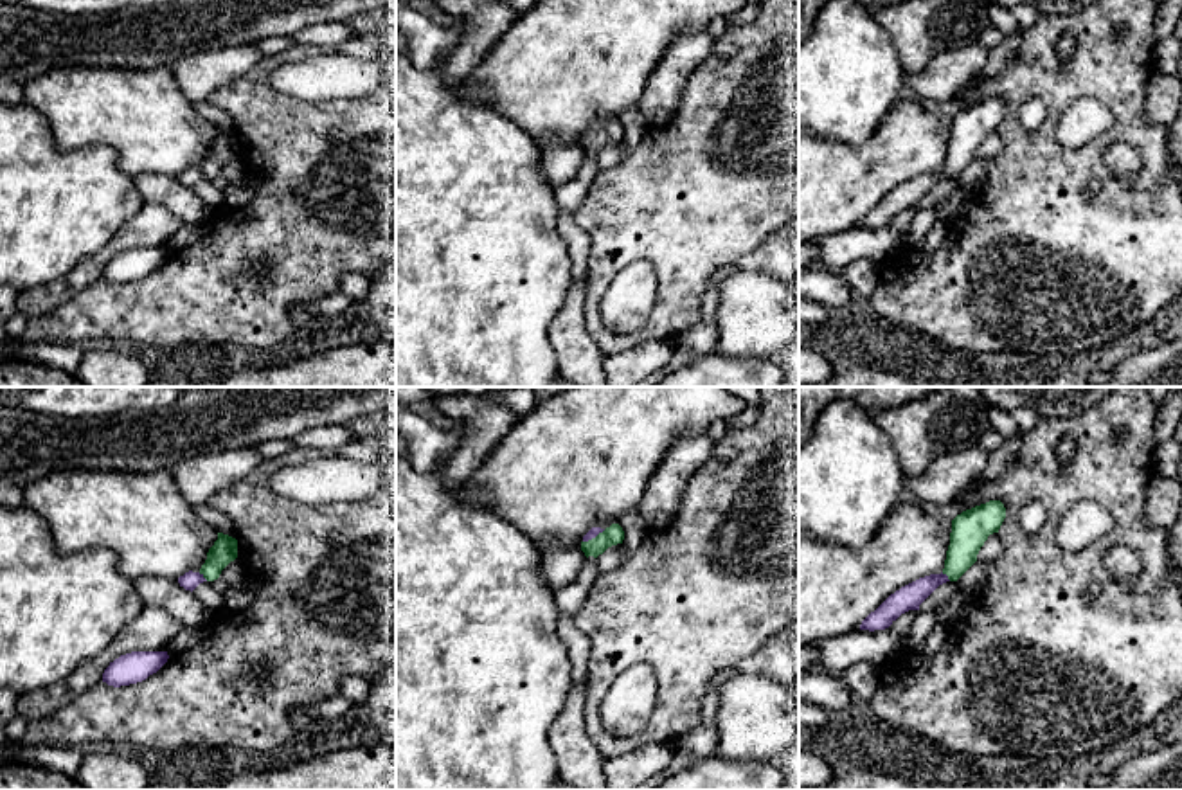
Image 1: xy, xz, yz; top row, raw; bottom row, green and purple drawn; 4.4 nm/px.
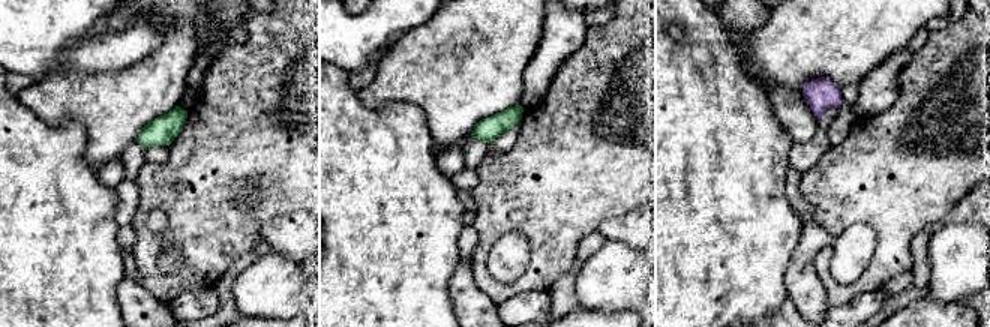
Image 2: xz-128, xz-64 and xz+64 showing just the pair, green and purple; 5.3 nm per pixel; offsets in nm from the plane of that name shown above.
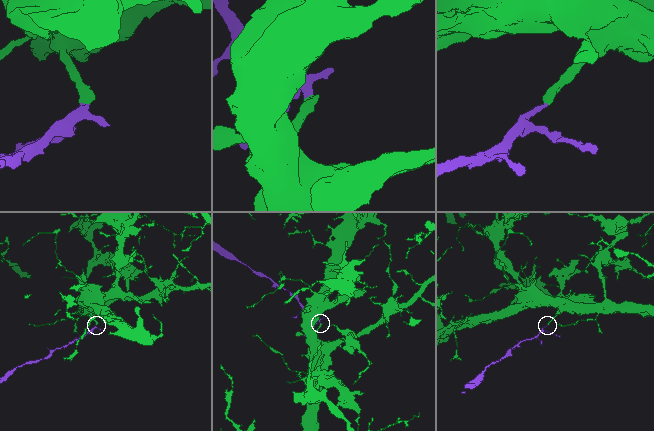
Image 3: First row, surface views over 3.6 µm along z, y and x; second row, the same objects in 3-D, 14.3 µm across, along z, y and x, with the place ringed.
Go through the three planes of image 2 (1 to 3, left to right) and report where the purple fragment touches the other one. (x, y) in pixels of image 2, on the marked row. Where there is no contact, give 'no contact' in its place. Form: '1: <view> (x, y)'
1: no contact
2: no contact
3: no contact

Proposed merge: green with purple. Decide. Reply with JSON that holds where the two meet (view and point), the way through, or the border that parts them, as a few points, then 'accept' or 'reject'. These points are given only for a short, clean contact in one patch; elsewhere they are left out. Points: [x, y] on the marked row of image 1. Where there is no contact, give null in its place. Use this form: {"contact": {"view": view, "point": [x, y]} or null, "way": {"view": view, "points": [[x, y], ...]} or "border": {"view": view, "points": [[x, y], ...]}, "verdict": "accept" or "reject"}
{"contact": {"view": "xy", "point": [204, 576]}, "way": {"view": "xy", "points": [[223, 551], [204, 576], [189, 580]]}, "verdict": "accept"}

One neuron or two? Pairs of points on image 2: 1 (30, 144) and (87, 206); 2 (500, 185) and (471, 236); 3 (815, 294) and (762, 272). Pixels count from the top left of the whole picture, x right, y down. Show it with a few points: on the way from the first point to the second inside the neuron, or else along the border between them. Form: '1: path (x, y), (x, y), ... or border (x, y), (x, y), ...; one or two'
1: path (41, 159), (72, 191); one
2: border (473, 224), (477, 233), (477, 245), (470, 260); two
3: border (797, 248), (785, 273), (786, 297); two

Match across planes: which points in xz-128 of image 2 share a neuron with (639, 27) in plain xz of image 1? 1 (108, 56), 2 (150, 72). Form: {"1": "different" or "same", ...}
{"1": "different", "2": "same"}

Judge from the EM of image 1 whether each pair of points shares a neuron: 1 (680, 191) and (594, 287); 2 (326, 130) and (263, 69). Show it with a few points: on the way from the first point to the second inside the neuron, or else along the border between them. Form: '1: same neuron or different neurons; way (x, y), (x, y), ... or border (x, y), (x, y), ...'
1: same neuron; way (657, 213), (623, 247), (614, 263)
2: same neuron; way (304, 130), (263, 90)

